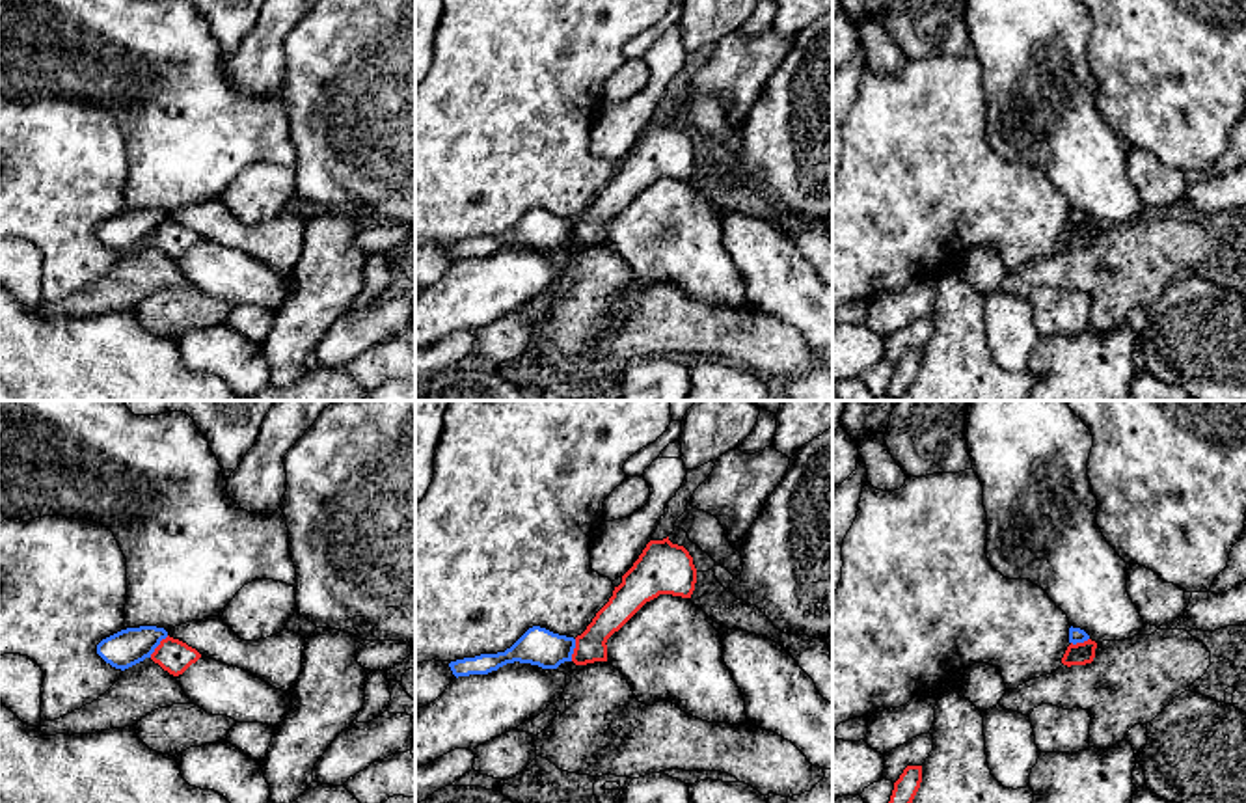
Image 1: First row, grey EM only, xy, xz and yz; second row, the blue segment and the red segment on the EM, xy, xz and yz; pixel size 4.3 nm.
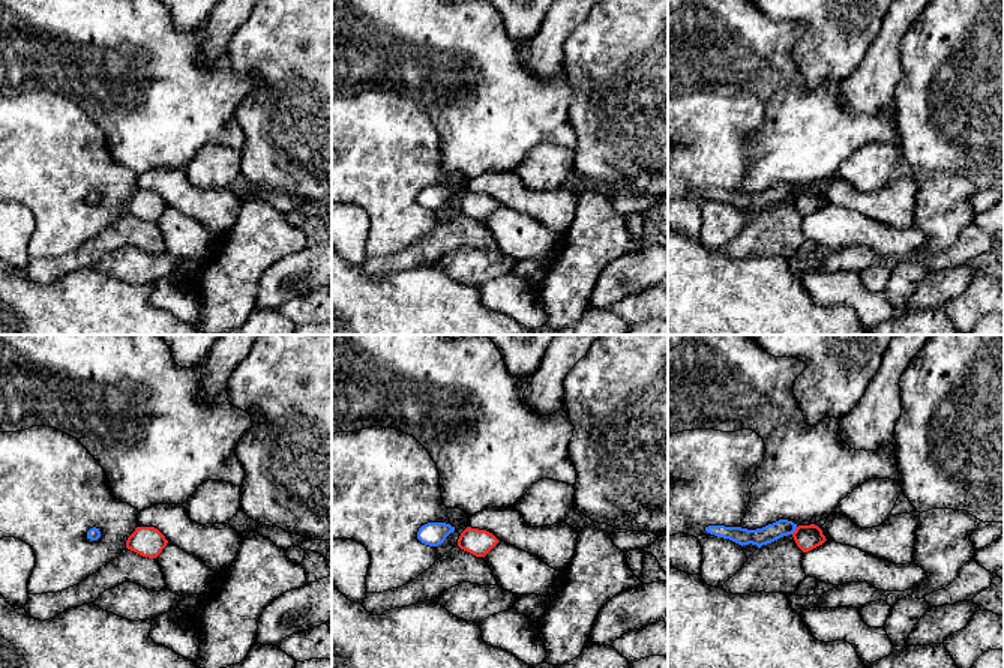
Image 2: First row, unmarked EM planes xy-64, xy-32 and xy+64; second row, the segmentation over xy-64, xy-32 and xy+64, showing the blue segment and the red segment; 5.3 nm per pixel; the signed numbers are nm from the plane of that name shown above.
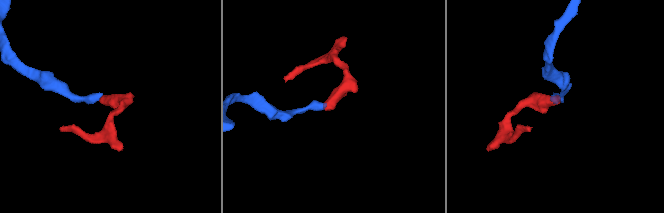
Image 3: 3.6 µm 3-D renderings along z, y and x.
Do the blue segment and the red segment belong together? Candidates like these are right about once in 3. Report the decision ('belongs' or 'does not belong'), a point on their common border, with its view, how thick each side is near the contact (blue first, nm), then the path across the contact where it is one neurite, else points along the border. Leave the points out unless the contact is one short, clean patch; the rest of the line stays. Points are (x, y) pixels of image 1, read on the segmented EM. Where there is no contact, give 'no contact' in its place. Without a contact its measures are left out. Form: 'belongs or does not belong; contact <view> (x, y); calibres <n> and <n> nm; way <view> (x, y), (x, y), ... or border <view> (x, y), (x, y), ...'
does not belong; contact xy (159, 643); calibres 160 and 140 nm; border xy (168, 636), (149, 656)

